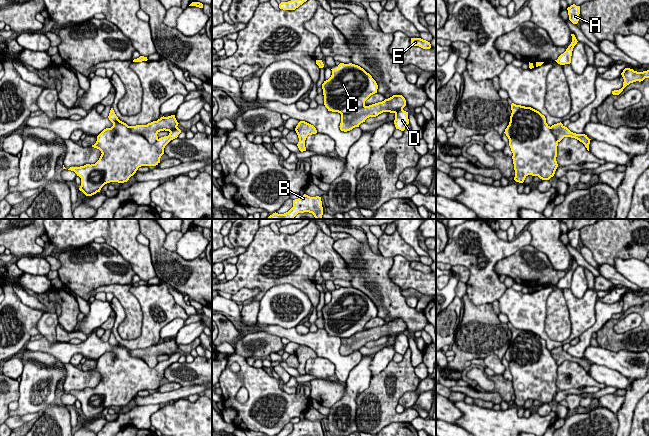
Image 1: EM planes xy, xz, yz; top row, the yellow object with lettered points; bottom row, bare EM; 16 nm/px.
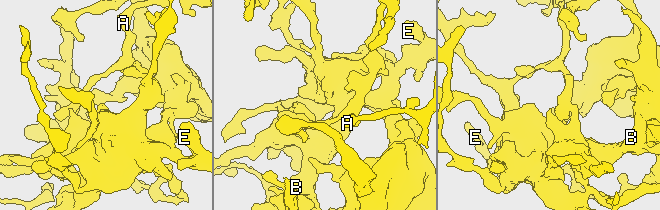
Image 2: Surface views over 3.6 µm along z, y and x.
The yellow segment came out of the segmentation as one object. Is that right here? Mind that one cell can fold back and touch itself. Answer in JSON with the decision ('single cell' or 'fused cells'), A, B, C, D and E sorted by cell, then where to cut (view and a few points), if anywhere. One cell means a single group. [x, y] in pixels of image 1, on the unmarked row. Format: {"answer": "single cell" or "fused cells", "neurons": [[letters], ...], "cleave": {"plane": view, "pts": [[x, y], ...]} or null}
{"answer": "fused cells", "neurons": [["A", "C", "D"], ["B", "E"]], "cleave": {"plane": "xy", "pts": [[128, 350], [150, 367], [158, 364]]}}

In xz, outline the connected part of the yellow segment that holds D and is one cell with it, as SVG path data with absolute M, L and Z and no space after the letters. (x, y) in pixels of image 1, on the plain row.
M403 333L398 334L395 337L394 348L396 353L404 355L409 348L408 336L404 335Z

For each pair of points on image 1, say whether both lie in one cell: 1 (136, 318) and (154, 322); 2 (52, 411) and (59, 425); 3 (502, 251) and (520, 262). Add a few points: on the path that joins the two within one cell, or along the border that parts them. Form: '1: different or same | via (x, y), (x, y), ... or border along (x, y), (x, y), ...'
1: different | border along (135, 297), (142, 327), (130, 339)
2: same | via (54, 414), (56, 422)
3: different | border along (529, 244), (500, 259), (495, 265), (494, 271)

